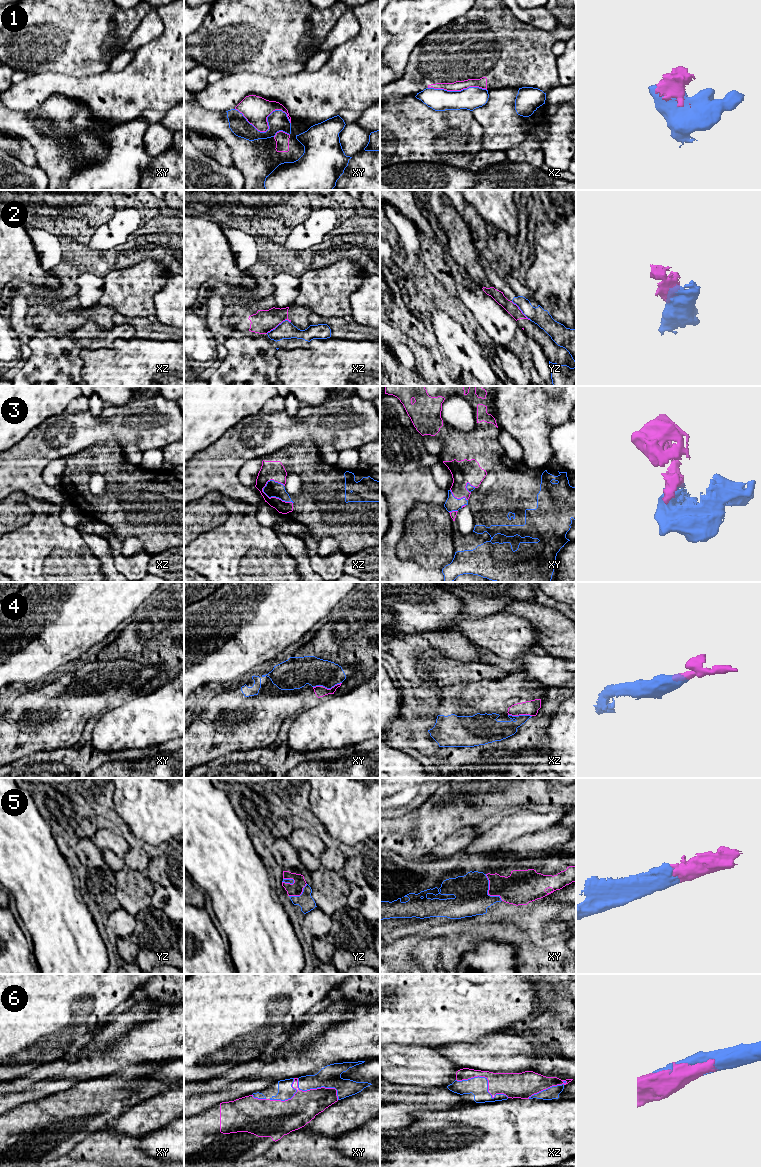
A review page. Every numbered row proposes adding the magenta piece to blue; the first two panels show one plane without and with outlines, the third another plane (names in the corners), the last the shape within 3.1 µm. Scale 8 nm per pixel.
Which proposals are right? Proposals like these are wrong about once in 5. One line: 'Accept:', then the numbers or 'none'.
Accept: 3, 4, 5, 6

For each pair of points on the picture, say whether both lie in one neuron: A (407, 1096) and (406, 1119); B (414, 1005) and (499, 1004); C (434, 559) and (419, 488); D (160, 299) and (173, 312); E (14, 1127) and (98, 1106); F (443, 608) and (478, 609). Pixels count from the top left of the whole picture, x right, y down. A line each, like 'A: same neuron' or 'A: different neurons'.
A: same neuron
B: same neuron
C: different neurons
D: same neuron
E: same neuron
F: different neurons

